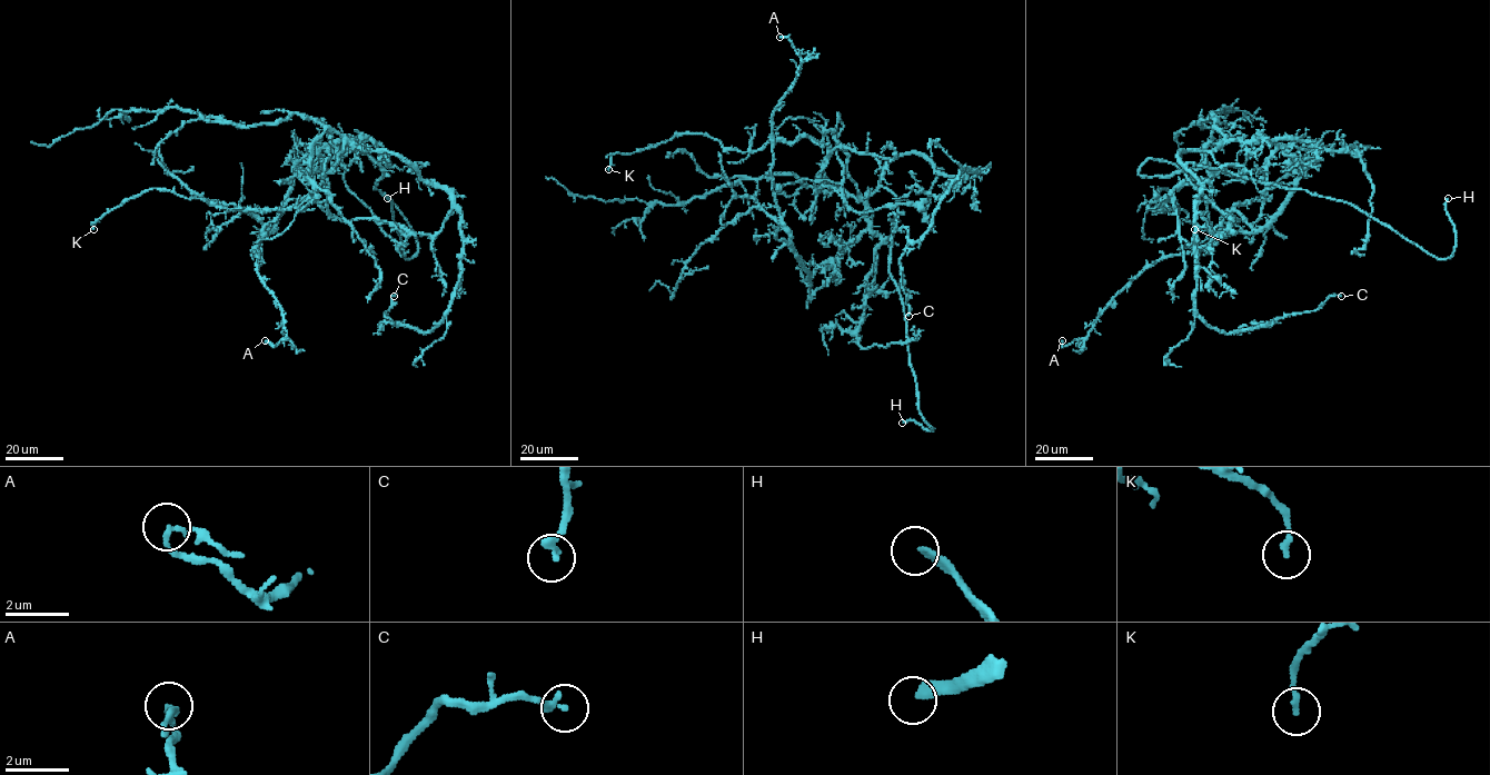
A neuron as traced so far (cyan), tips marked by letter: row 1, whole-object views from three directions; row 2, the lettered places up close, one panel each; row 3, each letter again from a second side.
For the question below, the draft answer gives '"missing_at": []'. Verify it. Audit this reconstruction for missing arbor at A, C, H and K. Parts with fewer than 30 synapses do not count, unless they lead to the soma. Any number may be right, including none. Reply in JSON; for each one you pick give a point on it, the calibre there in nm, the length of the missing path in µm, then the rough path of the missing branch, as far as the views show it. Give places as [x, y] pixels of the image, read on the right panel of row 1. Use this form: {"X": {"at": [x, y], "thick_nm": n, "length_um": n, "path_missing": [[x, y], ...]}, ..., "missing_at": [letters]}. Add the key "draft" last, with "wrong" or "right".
{"H": {"at": [1448, 198], "thick_nm": 280, "length_um": 40, "path_missing": [[1448, 198], [1446, 131]]}, "missing_at": ["H"], "draft": "wrong"}

